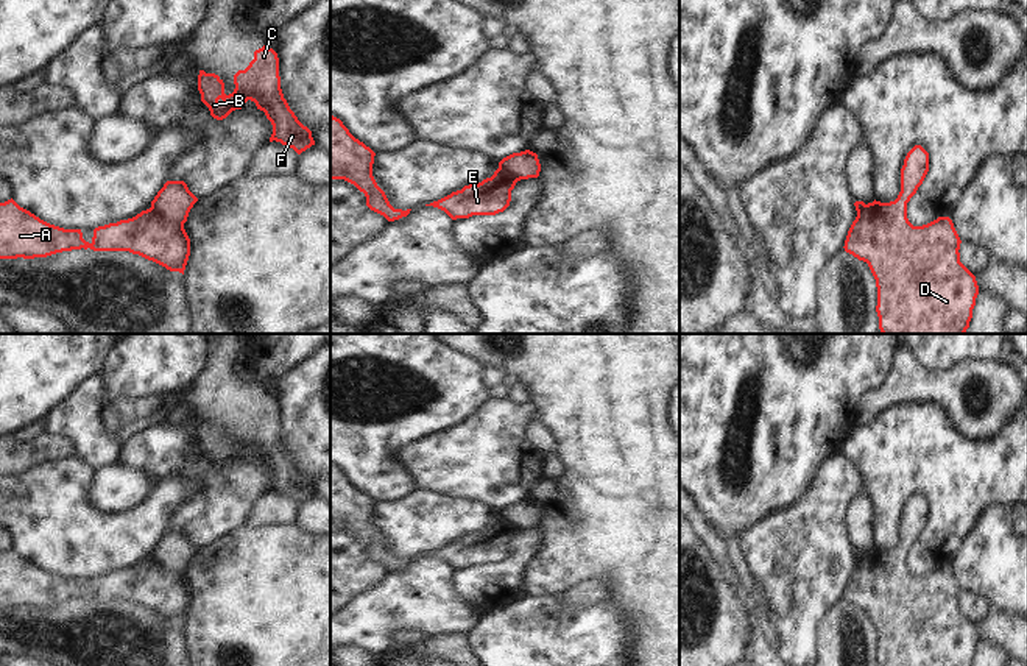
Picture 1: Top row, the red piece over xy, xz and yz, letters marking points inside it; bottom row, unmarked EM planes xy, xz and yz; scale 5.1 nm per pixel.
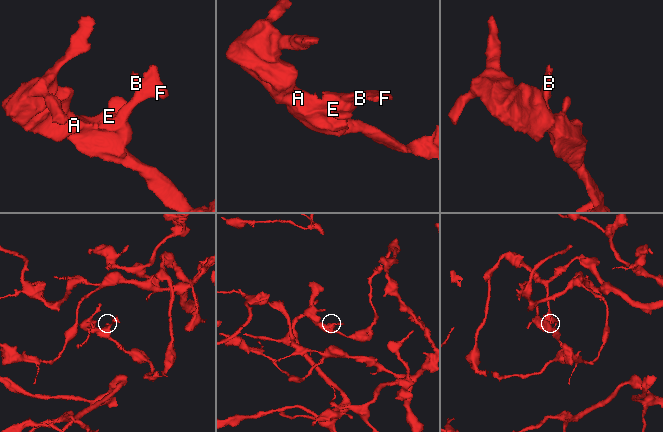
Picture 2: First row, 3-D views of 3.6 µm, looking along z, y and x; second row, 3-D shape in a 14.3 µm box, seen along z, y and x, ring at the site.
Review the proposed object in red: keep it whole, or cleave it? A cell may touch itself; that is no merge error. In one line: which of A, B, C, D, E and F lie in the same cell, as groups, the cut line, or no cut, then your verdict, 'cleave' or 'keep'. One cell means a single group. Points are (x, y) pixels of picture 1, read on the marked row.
groups A D E / B C F; cut xy (151, 206), (165, 220), (183, 225); cleave

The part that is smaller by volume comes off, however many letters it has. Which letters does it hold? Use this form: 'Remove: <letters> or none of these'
Remove: B, C, F

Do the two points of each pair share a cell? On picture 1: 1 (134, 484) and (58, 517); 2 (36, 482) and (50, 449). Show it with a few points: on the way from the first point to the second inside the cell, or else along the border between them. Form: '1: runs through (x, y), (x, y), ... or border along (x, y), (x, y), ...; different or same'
1: border along (95, 471), (91, 503), (106, 513), (127, 512); different
2: border along (74, 456), (64, 460), (41, 462), (16, 476); different

